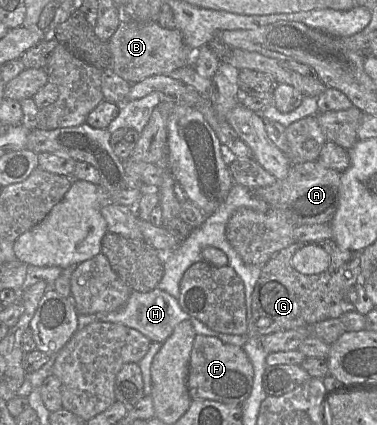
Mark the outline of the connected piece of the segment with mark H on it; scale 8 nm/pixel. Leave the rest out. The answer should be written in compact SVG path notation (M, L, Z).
M155 288L152 291L145 293L132 290L126 305L118 311L110 313L96 313L89 315L79 314L78 329L81 329L95 321L122 324L124 326L139 331L141 334L143 334L151 341L148 352L139 361L139 363L137 363L140 367L143 377L144 395L151 395L152 381L150 368L152 360L154 356L157 354L157 352L160 350L162 343L172 334L174 328L180 322L189 321L192 324L196 334L217 337L226 344L232 344L242 347L249 340L248 334L224 334L210 329L207 325L205 325L198 319L184 312L179 305L178 299L174 298L173 296L159 288Z

